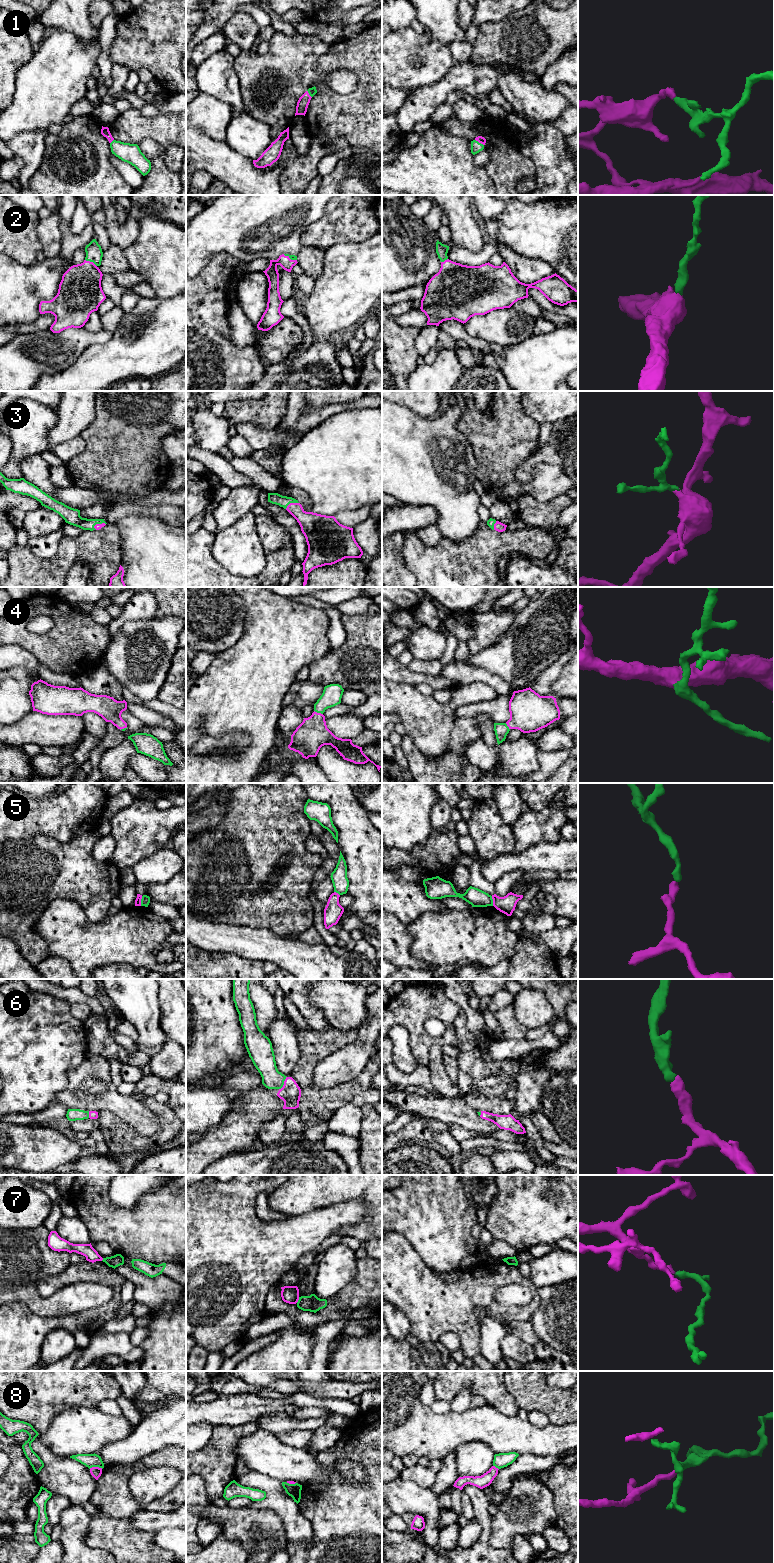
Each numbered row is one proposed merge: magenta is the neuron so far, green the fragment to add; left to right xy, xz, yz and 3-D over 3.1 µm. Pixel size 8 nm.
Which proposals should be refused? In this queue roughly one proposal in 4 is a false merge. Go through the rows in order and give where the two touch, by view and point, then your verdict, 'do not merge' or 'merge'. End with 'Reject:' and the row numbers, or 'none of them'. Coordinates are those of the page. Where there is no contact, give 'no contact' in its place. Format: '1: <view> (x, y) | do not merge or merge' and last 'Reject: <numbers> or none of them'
1: yz (479, 142) | merge
2: xy (91, 262) | merge
3: xz (291, 503) | merge
4: xz (318, 713) | merge
5: xy (140, 901) | do not merge
6: xz (284, 1083) | merge
7: xz (298, 1299) | do not merge
8: xy (96, 1467) | do not merge
Reject: 5, 7, 8

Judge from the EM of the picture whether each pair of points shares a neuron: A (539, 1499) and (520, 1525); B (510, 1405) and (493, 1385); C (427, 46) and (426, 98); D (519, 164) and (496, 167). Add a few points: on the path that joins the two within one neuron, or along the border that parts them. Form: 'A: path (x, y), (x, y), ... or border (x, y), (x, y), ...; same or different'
A: path (533, 1505), (520, 1519); same
B: path (505, 1400), (495, 1390); same
C: border (446, 73), (439, 80), (414, 90); different
D: path (513, 166), (502, 167); same

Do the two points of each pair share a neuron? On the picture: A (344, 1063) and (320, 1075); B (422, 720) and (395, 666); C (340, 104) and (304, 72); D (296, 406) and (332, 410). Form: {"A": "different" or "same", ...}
{"A": "same", "B": "different", "C": "different", "D": "same"}

